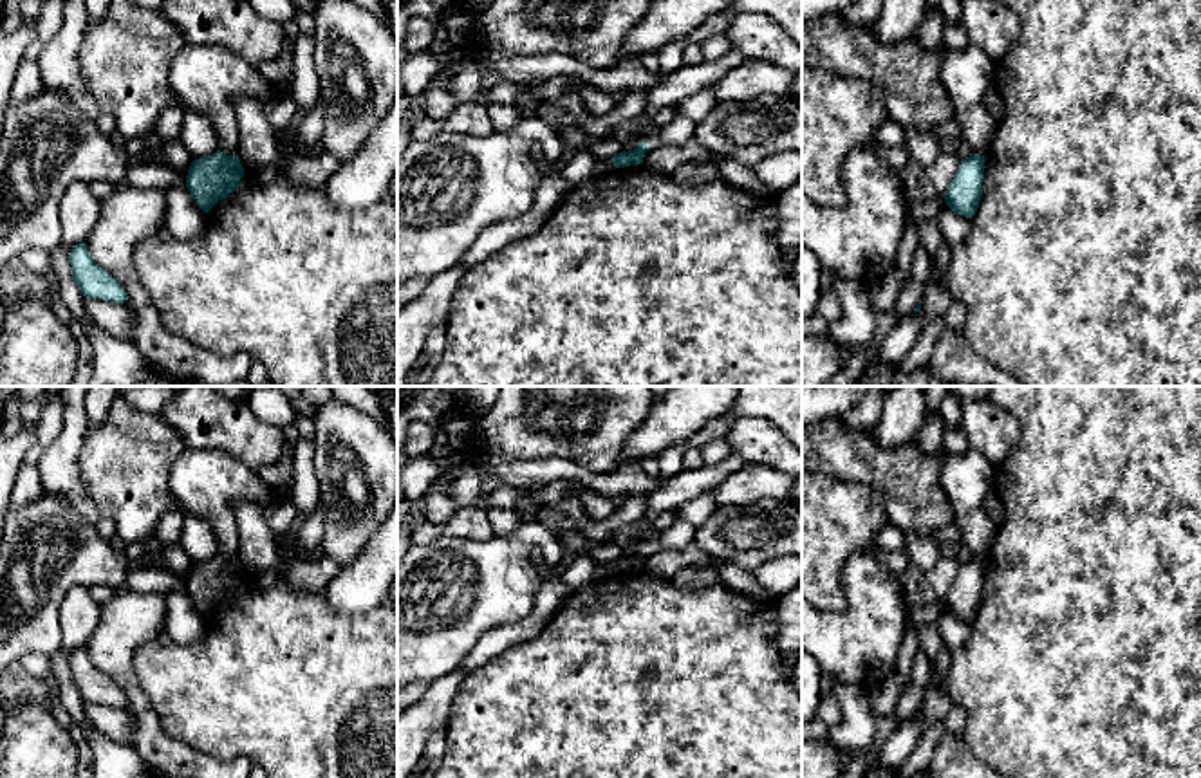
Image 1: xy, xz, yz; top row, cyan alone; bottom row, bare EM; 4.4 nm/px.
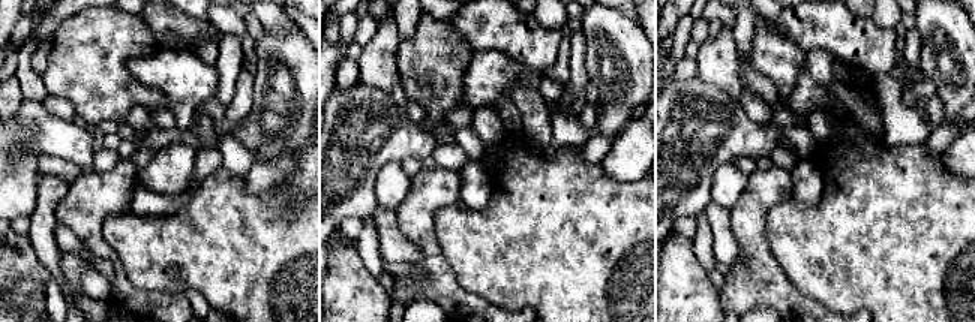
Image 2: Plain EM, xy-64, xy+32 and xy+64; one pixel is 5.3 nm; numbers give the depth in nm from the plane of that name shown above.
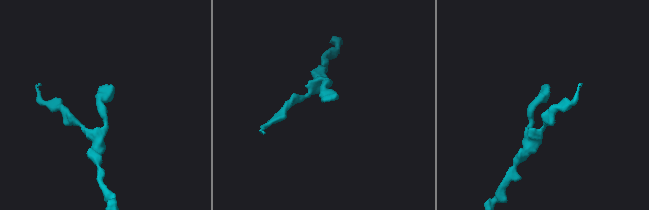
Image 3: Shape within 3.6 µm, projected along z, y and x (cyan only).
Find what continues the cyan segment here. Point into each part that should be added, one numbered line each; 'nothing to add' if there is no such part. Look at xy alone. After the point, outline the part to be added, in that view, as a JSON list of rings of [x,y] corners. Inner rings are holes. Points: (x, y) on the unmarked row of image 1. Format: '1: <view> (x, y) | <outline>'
nothing to add

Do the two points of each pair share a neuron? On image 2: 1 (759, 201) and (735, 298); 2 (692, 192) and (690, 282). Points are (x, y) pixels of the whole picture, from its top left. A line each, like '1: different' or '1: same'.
1: same
2: different

